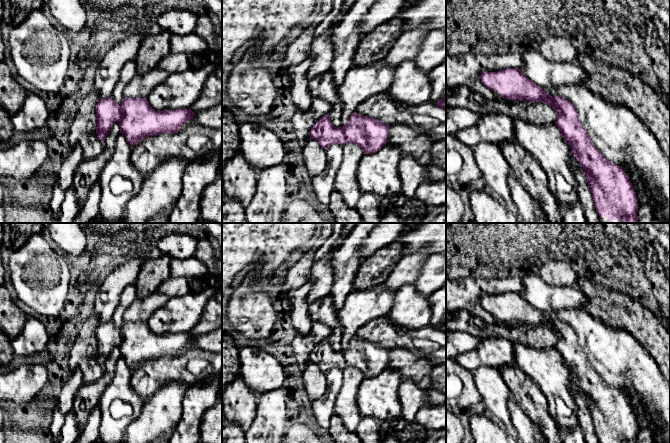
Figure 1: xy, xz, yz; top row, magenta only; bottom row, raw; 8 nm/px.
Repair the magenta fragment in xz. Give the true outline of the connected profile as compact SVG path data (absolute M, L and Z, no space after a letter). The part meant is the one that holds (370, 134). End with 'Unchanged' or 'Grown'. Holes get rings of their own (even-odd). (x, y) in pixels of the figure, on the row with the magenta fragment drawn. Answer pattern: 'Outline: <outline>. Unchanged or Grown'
Outline: M353 113L342 127L336 127L326 114L313 125L309 136L325 149L333 144L344 146L348 142L358 144L364 154L371 154L386 144L389 128L388 124L357 113Z. Unchanged

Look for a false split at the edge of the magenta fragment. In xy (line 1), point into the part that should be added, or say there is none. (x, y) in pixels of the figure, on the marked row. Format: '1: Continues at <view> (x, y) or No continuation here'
1: No continuation here

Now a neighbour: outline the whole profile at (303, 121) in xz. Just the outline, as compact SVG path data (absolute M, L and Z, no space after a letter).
M315 97L311 106L306 111L296 110L290 120L295 132L295 140L303 145L309 138L313 125L324 115L329 114L332 106L323 99Z

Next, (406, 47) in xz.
M428 23L410 31L402 32L386 55L386 62L397 67L405 61L415 60L427 33Z

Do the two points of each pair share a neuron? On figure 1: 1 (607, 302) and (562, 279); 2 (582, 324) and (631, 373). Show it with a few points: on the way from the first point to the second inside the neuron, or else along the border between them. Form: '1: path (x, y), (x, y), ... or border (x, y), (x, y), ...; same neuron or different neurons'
1: border (579, 276), (576, 288); different neurons
2: path (594, 336), (619, 361); same neuron

